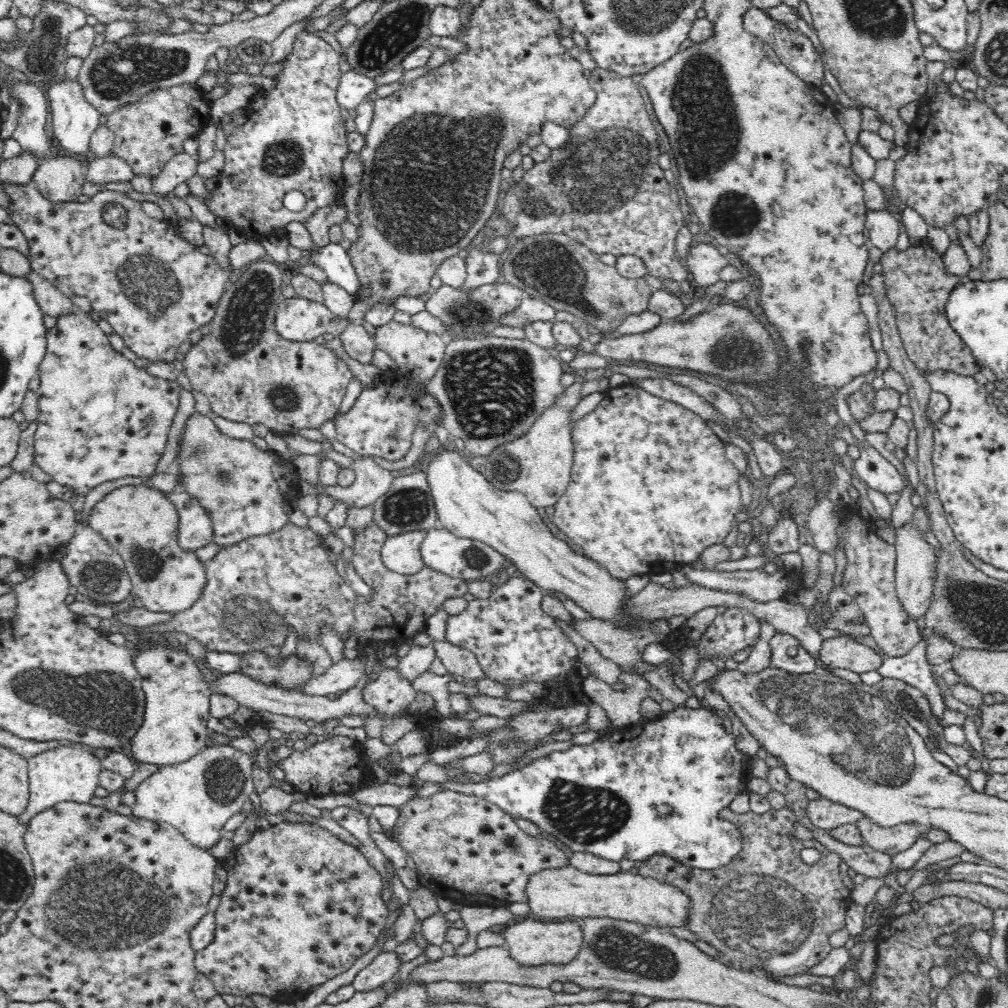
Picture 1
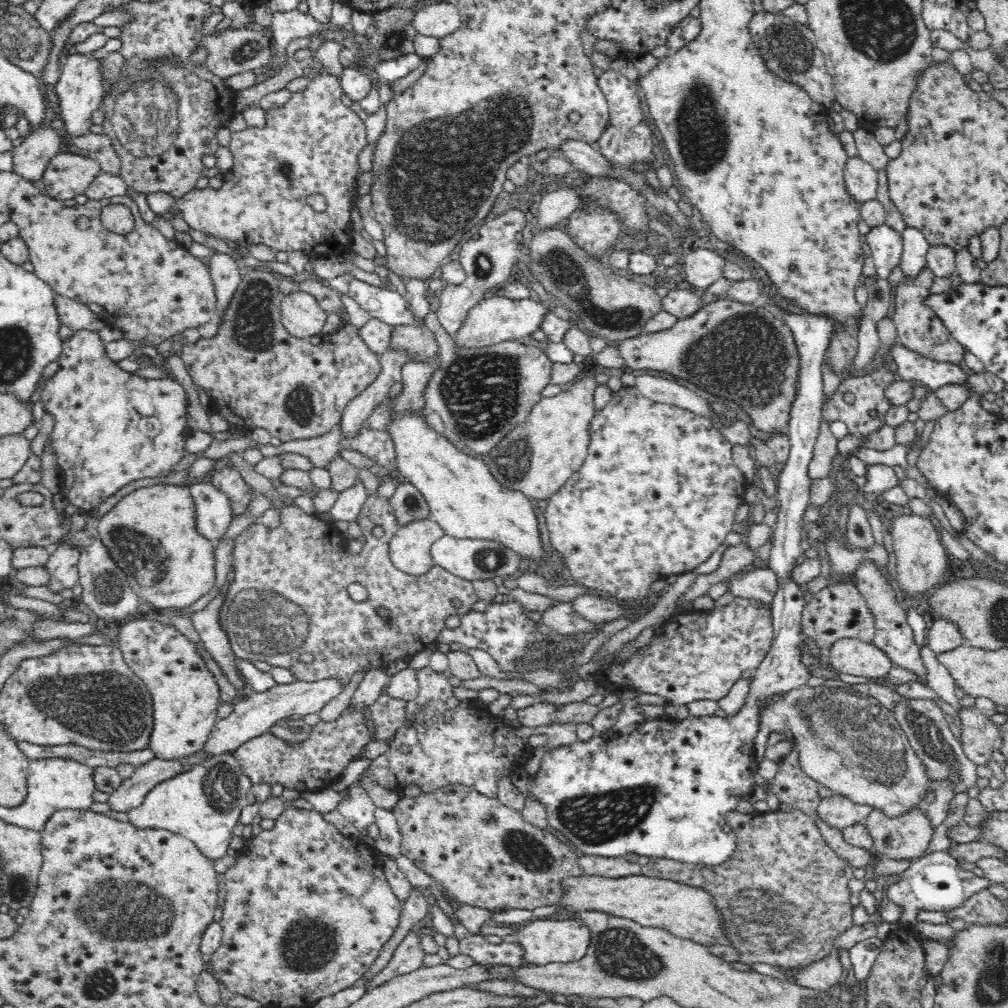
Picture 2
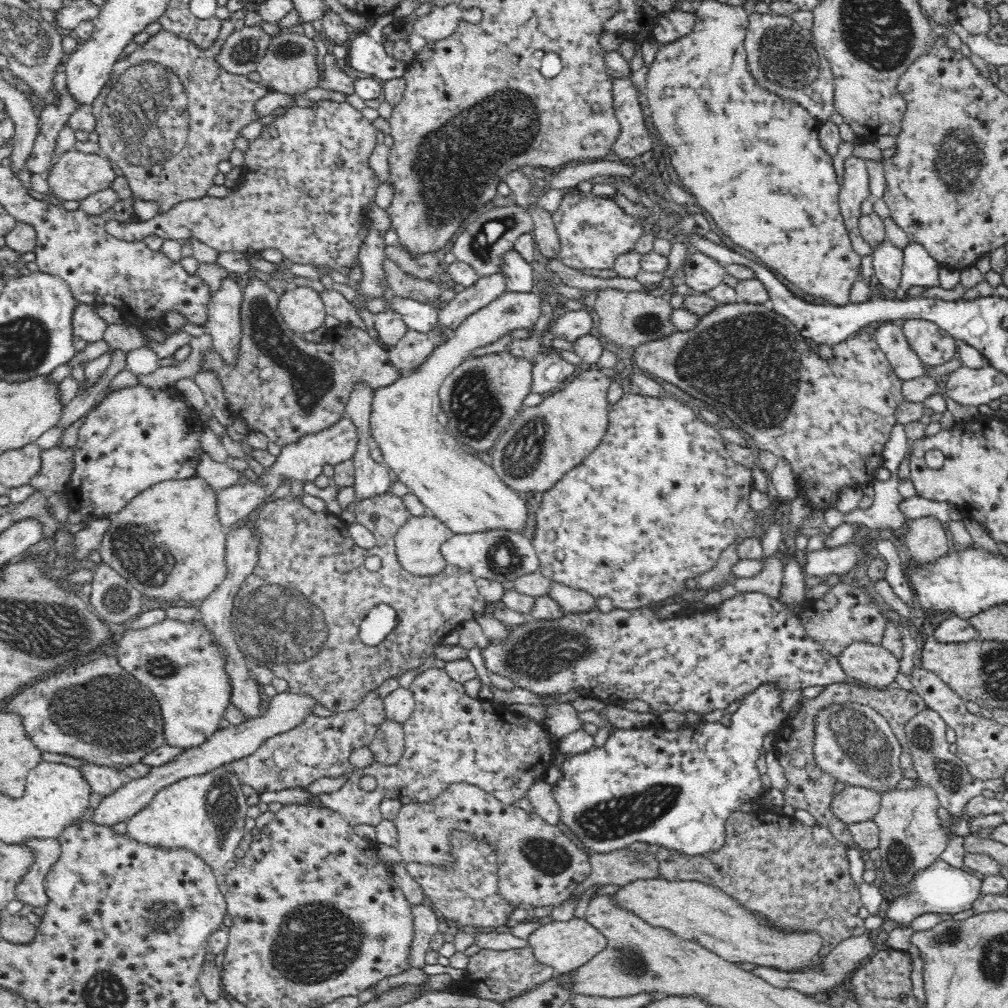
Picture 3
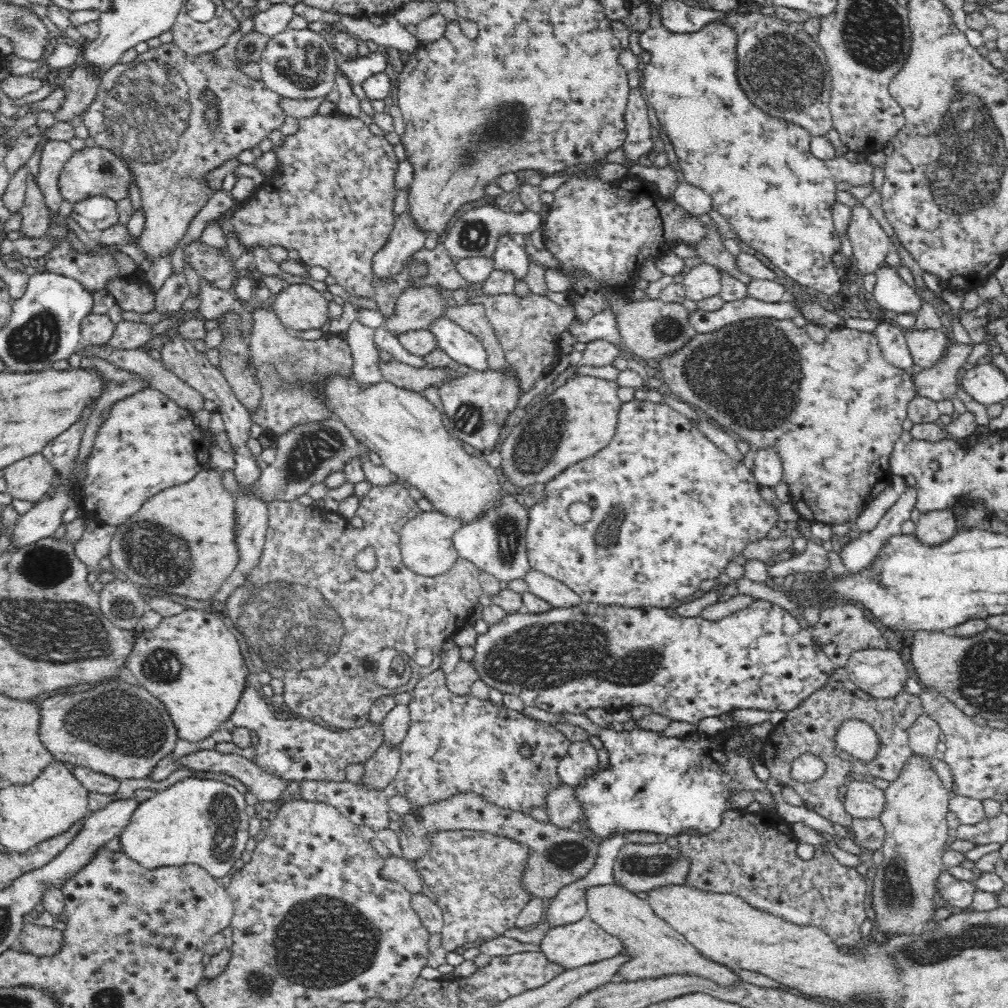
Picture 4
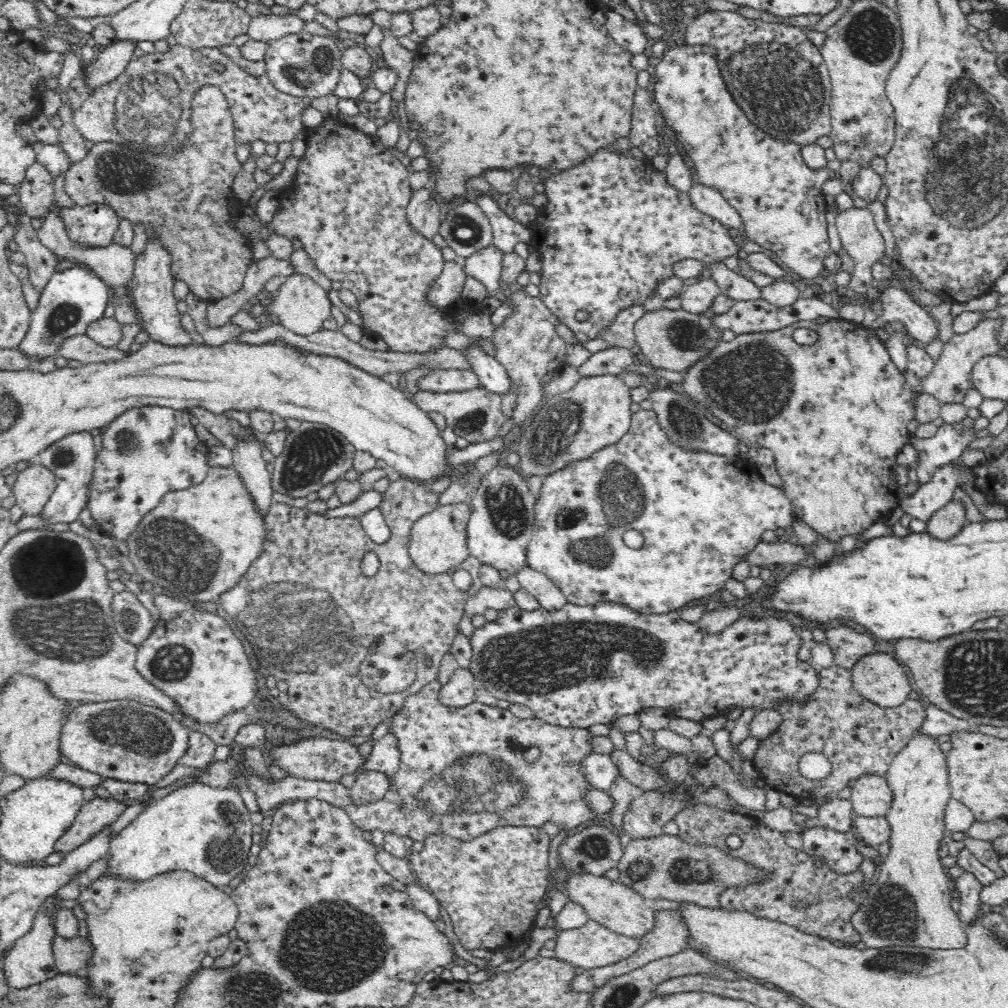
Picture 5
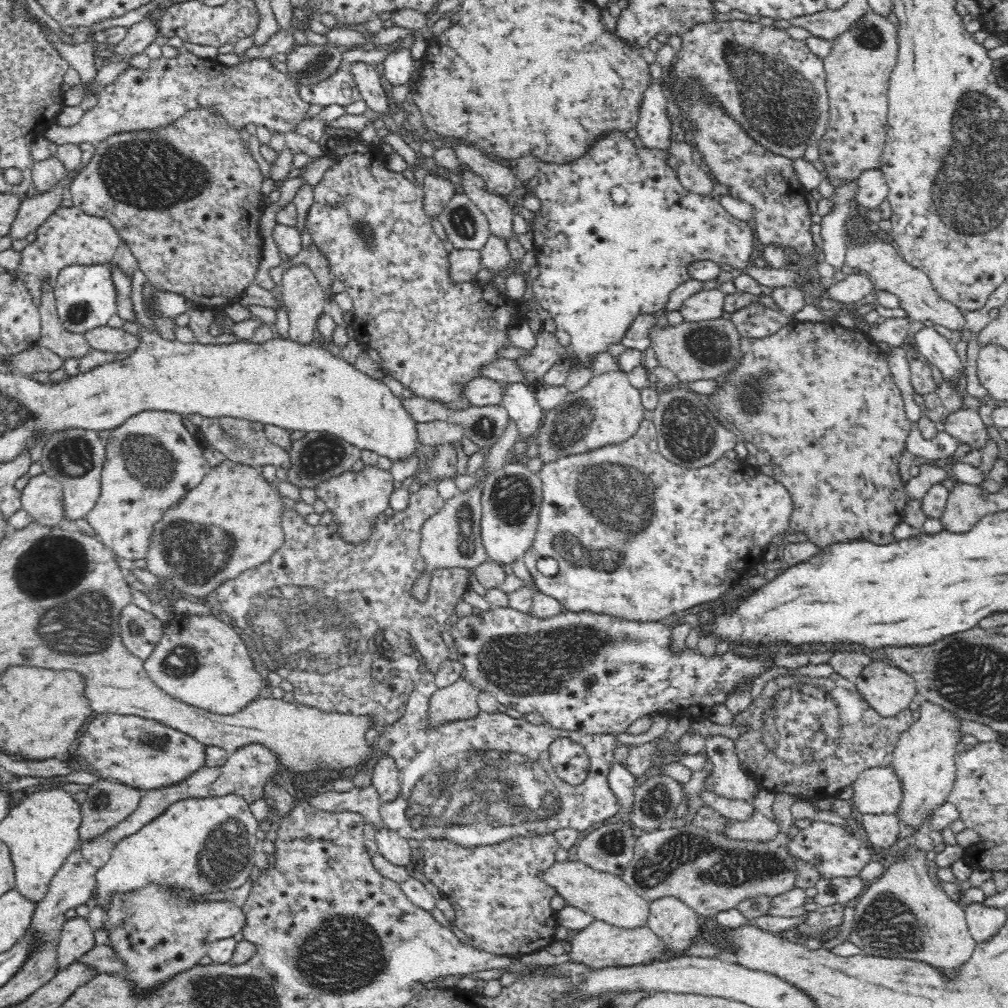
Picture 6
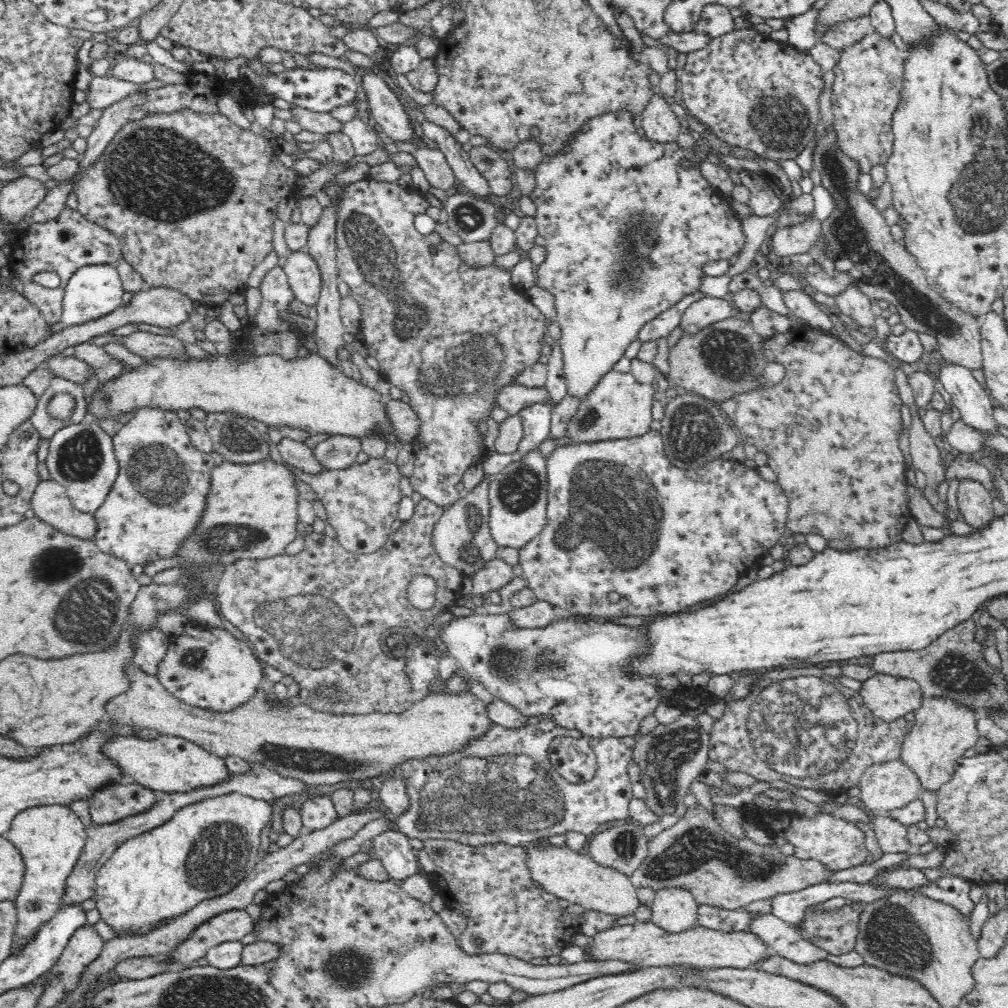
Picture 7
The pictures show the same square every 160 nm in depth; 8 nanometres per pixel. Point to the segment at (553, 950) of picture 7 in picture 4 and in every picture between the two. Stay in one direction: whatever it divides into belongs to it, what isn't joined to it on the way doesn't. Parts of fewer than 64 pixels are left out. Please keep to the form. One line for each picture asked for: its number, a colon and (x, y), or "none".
4: (476, 878)
5: (490, 886)
6: (500, 899)

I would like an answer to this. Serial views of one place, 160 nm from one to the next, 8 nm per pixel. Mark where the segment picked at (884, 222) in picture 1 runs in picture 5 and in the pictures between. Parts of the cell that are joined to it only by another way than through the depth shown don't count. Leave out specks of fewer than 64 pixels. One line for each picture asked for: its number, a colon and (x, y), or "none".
2: (886, 245)
3: (887, 260)
4: (891, 293)
5: (898, 304)

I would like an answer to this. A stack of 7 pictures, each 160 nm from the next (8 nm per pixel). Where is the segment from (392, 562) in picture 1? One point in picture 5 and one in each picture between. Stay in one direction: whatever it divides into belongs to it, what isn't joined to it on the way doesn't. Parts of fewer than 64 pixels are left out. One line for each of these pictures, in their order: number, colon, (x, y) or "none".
2: (409, 548)
3: (418, 543)
4: (427, 547)
5: (438, 541)

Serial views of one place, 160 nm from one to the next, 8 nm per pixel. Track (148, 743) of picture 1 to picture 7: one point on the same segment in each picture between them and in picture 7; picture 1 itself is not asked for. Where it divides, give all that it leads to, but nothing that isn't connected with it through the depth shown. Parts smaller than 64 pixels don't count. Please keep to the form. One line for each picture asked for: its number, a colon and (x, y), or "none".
2: (185, 694)
3: (182, 663)
4: (191, 662)
5: (196, 659)
6: (201, 661)
7: (205, 667)

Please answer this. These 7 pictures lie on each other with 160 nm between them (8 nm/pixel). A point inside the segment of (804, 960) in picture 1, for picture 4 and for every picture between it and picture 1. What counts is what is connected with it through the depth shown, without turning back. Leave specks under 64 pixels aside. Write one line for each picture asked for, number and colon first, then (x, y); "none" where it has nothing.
2: (783, 894)
3: (797, 877)
4: (753, 855)

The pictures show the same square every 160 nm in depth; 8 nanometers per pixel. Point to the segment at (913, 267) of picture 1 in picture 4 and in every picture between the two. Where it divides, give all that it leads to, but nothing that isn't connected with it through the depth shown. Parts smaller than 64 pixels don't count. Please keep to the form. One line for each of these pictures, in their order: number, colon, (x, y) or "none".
2: (918, 328)
3: (934, 346)
4: (926, 347)

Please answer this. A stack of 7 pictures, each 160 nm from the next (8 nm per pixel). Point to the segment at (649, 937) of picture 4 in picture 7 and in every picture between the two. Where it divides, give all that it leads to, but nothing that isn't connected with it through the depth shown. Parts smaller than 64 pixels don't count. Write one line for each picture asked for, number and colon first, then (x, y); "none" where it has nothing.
5: (617, 906)
6: (607, 897)
7: (570, 875)

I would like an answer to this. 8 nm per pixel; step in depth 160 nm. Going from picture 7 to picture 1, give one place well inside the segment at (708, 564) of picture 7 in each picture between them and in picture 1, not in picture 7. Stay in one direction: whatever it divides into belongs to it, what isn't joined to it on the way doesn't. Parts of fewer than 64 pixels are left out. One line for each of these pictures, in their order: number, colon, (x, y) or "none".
1: (651, 488)
2: (657, 494)
3: (660, 499)
4: (671, 509)
5: (660, 527)
6: (636, 537)

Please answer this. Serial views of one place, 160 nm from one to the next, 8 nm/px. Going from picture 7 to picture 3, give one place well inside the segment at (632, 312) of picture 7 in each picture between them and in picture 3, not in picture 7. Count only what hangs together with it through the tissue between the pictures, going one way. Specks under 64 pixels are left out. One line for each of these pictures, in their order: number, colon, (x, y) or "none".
3: (593, 231)
4: (601, 232)
5: (612, 229)
6: (615, 232)

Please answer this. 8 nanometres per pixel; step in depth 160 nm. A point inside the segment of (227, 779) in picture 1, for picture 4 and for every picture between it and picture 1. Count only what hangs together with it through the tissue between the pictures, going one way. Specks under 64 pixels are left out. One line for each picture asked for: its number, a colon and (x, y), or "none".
2: (203, 804)
3: (206, 814)
4: (203, 822)

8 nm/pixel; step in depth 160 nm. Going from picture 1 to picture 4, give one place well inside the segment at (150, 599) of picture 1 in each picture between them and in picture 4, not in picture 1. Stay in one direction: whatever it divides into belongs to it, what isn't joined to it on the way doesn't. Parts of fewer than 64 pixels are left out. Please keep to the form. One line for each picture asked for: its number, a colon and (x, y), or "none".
2: (151, 534)
3: (168, 542)
4: (182, 541)

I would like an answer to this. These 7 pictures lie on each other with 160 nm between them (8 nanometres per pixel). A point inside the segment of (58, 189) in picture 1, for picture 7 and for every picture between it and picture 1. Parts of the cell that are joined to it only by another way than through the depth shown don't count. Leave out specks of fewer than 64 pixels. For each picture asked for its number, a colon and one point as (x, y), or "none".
2: (69, 174)
3: (76, 175)
4: (91, 172)
5: (184, 200)
6: (186, 198)
7: (192, 197)

